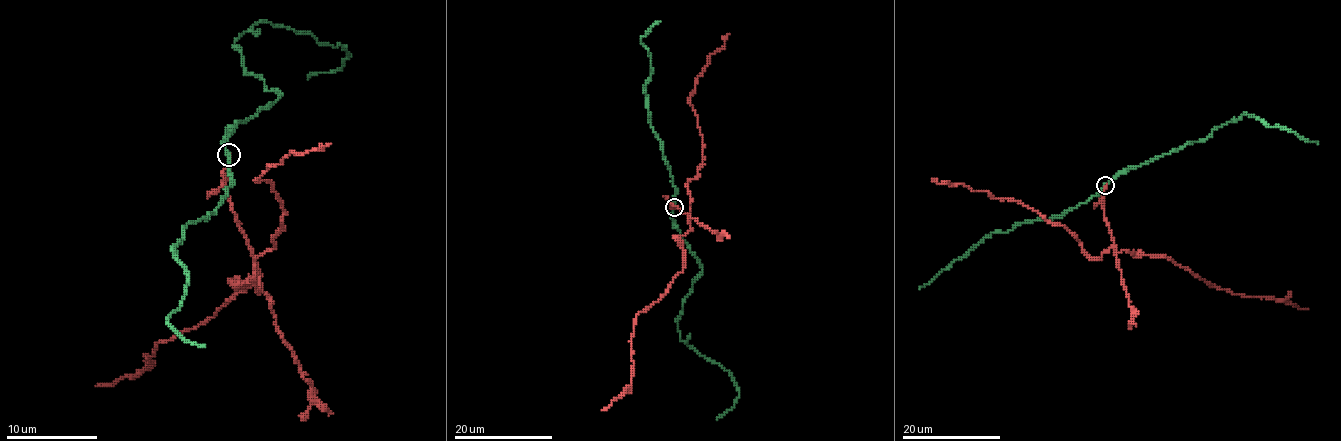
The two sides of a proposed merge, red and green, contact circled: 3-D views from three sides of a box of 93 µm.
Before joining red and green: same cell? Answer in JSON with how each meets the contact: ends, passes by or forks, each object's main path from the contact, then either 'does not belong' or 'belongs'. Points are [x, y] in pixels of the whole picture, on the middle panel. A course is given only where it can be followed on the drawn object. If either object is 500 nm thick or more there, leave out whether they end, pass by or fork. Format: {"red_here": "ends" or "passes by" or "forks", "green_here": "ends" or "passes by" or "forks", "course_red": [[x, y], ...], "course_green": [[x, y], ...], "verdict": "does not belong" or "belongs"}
{"red_here": "ends", "green_here": "passes by", "course_red": [[673, 208], [689, 217], [689, 230], [679, 237], [684, 267], [665, 294], [636, 315], [630, 385], [602, 410]], "course_green": [[673, 208], [674, 226], [702, 269], [677, 321], [679, 338], [724, 367], [738, 391], [735, 404], [716, 420]], "verdict": "does not belong"}

